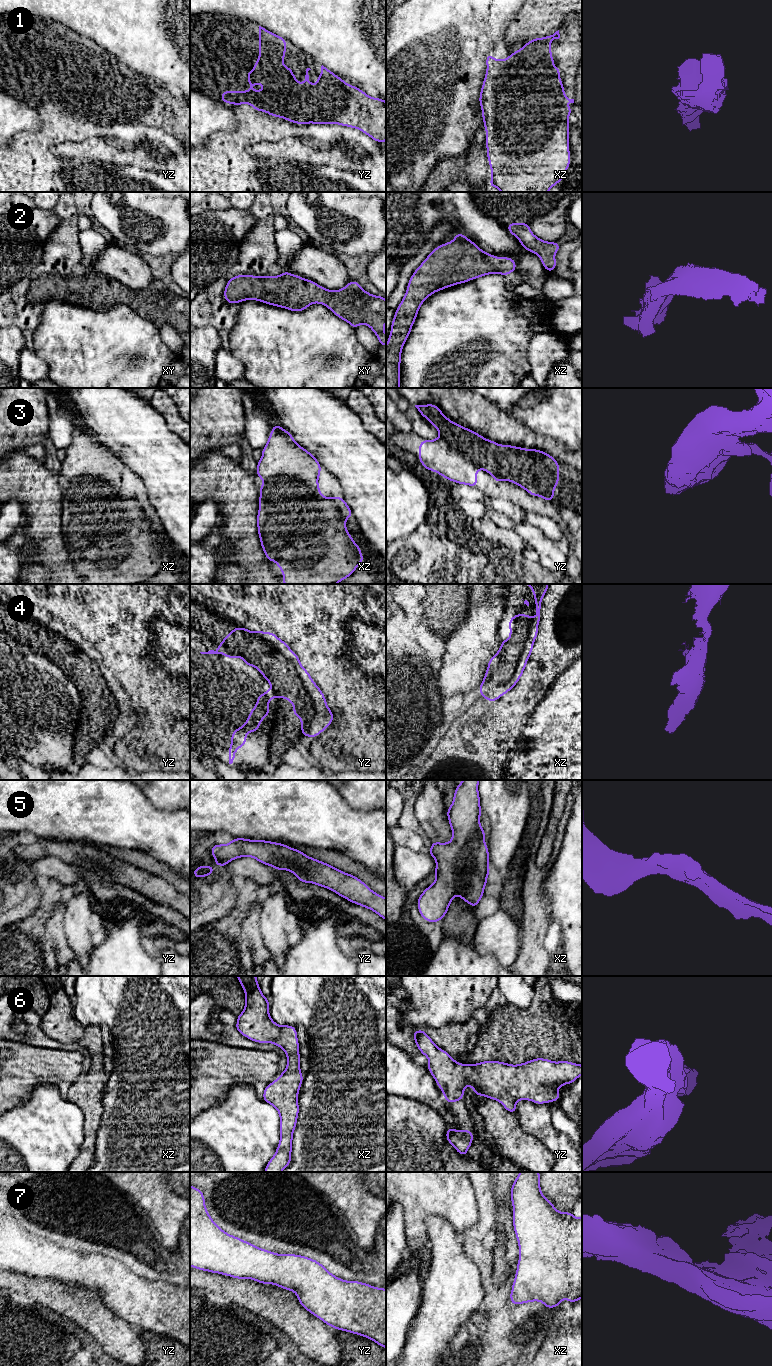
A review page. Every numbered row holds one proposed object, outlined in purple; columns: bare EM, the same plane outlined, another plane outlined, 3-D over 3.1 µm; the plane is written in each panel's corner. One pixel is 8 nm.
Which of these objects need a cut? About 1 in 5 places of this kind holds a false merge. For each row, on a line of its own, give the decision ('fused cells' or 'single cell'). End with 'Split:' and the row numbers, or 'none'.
1: single cell
2: single cell
3: single cell
4: fused cells
5: single cell
6: single cell
7: single cell
Split: 4

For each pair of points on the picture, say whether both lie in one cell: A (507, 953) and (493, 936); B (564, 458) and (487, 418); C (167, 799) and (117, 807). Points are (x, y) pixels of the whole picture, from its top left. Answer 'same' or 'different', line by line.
A: same
B: same
C: different

